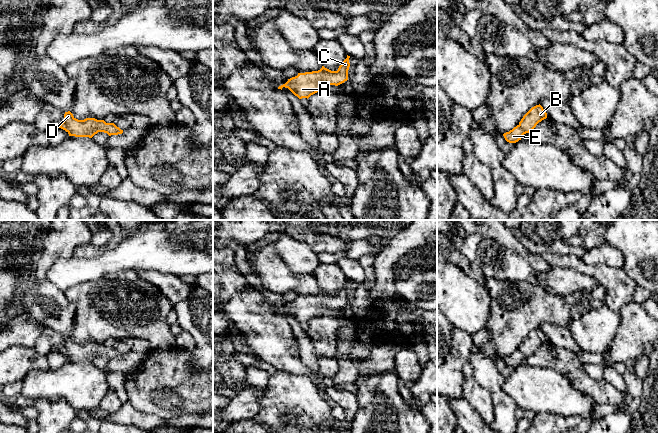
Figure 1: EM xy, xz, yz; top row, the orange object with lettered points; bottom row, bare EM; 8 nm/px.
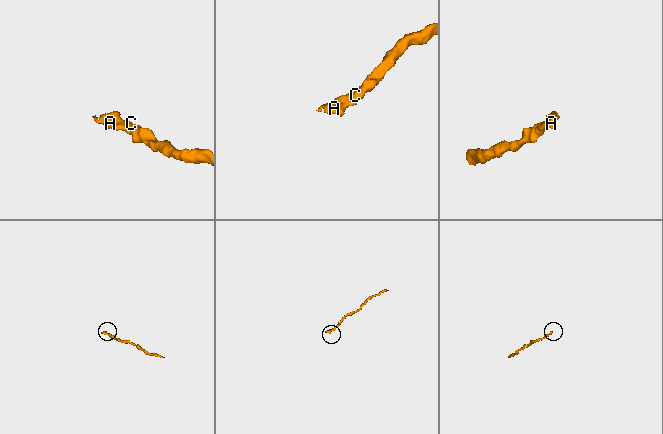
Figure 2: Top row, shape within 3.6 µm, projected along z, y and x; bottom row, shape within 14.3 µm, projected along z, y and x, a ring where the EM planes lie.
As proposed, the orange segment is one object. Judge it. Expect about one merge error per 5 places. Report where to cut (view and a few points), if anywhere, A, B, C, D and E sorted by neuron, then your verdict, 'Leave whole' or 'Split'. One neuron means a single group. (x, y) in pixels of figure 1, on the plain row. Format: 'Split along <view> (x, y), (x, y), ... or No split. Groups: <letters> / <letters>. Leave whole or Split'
No split. Groups: A B C D E. Leave whole

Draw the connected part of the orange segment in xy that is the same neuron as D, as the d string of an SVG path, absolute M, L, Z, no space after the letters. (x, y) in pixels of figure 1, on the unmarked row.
M70 335L65 336L64 344L58 352L65 354L69 360L75 361L92 362L98 356L107 357L109 360L123 357L123 354L114 347L106 347L104 344L97 344L95 342L78 344Z

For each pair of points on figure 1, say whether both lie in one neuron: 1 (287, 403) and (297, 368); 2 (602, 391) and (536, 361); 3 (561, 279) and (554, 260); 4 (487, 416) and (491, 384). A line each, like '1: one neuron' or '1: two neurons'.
1: two neurons
2: one neuron
3: two neurons
4: two neurons

